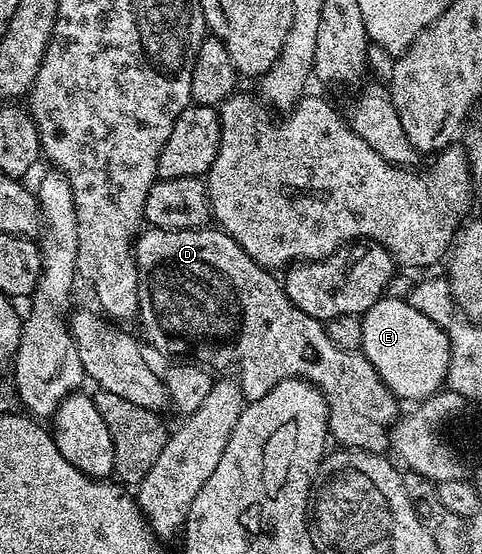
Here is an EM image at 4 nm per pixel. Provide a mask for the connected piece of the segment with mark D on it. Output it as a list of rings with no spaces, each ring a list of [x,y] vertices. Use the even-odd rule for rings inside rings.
[[[218,226],[189,230],[148,227],[140,231],[133,247],[139,271],[138,319],[143,320],[143,328],[157,351],[179,358],[186,348],[191,348],[195,355],[192,357],[216,373],[223,374],[226,368],[236,368],[243,399],[247,402],[265,398],[277,382],[308,380],[321,390],[325,398],[329,436],[334,443],[335,440],[339,443],[336,445],[356,452],[383,454],[388,451],[389,433],[400,419],[400,401],[395,393],[379,377],[362,351],[350,352],[333,346],[327,337],[324,321],[309,318],[305,310],[297,310],[285,294],[280,277],[245,254],[229,233]]]

